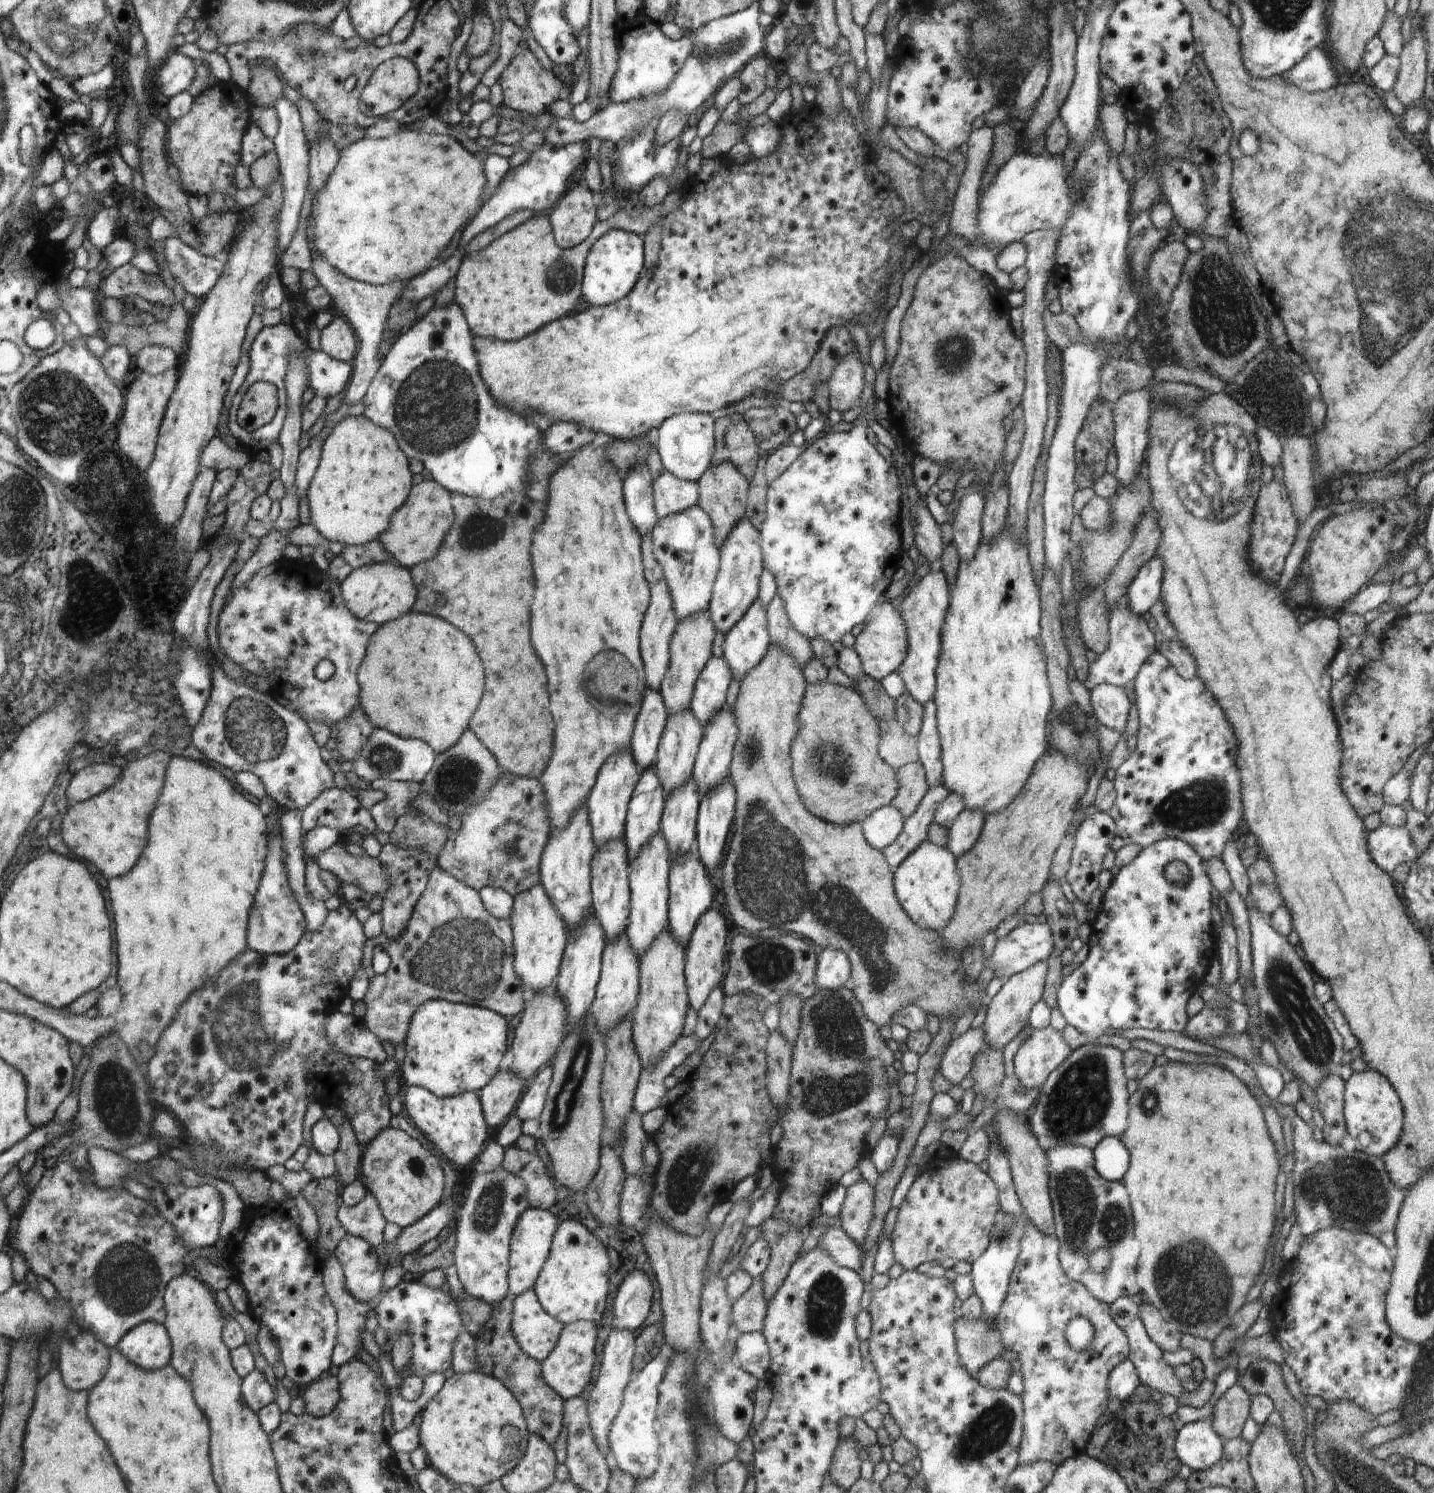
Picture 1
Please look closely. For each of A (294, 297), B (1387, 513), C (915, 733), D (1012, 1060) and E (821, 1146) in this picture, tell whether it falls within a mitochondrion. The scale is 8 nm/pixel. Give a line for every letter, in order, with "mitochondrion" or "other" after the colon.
A: other
B: other
C: other
D: other
E: other

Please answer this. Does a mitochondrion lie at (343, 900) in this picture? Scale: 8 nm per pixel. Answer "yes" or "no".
no

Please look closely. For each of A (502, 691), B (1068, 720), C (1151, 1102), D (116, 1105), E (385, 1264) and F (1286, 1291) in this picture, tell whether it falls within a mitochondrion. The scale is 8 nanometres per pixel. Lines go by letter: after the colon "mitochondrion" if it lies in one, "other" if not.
A: other
B: mitochondrion
C: mitochondrion
D: mitochondrion
E: other
F: other

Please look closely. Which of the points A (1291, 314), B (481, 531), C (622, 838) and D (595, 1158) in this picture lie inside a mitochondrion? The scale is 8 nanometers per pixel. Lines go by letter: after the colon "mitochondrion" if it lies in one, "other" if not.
A: other
B: mitochondrion
C: other
D: other

